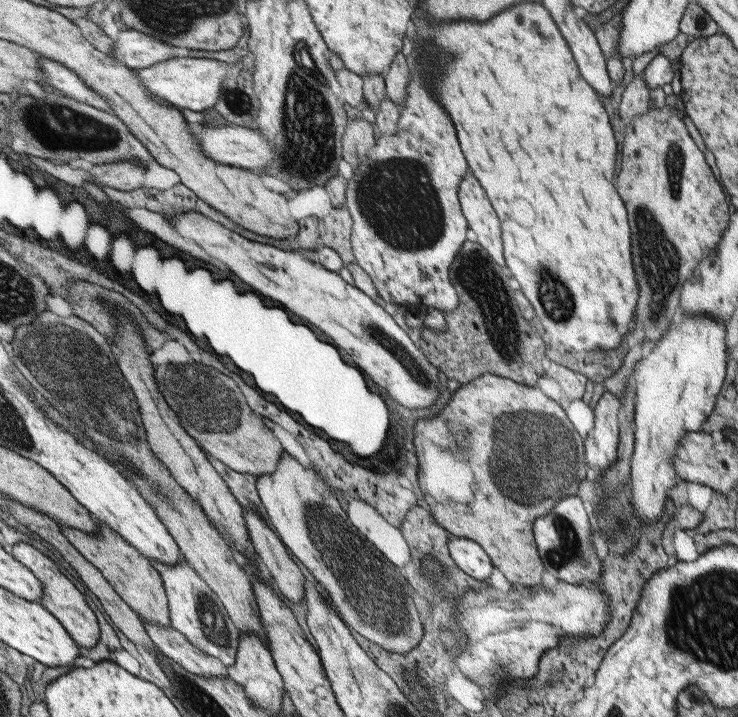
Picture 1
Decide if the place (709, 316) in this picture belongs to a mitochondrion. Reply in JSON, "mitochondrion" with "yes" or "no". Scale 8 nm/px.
{"mitochondrion":"no"}

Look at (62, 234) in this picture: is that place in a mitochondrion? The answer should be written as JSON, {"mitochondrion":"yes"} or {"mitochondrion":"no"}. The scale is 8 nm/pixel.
{"mitochondrion":"no"}

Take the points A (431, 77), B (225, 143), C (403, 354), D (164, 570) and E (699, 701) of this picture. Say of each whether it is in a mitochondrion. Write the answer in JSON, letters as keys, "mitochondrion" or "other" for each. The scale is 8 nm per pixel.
{"A":"other","B":"other","C":"mitochondrion","D":"other","E":"mitochondrion"}

